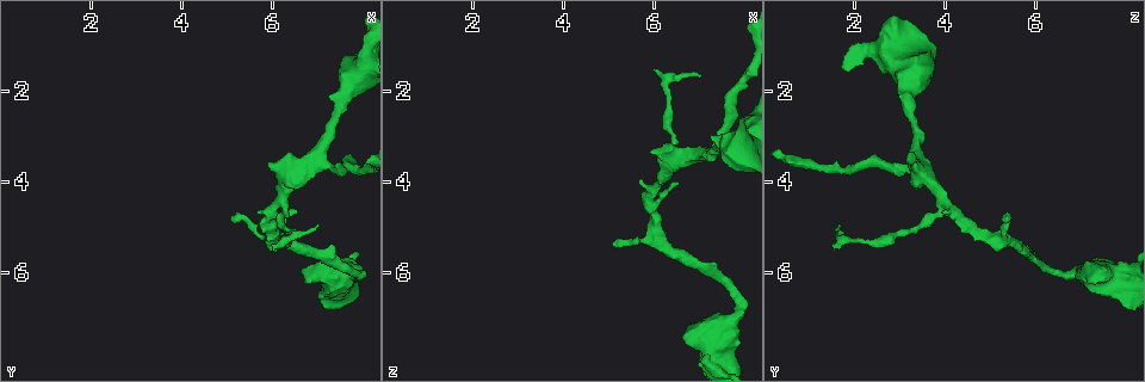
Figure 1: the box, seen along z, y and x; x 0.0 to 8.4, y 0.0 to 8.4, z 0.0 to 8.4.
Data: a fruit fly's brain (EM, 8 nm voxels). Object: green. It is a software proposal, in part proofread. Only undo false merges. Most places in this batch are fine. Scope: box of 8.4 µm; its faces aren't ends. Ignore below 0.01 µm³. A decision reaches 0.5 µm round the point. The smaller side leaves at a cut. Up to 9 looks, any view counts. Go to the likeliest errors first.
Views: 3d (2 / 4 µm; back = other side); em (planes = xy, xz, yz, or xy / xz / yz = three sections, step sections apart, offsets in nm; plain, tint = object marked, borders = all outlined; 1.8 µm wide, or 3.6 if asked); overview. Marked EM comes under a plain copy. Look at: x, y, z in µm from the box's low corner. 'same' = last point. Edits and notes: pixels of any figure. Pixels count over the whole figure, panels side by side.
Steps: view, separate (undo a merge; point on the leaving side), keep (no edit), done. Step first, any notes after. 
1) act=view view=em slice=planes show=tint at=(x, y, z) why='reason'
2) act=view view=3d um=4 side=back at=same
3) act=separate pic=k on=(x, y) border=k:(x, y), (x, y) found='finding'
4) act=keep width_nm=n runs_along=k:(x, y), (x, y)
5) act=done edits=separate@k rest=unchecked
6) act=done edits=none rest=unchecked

act=view view=em slice=planes show=tint at=(6.20, 4.45, 3.95)

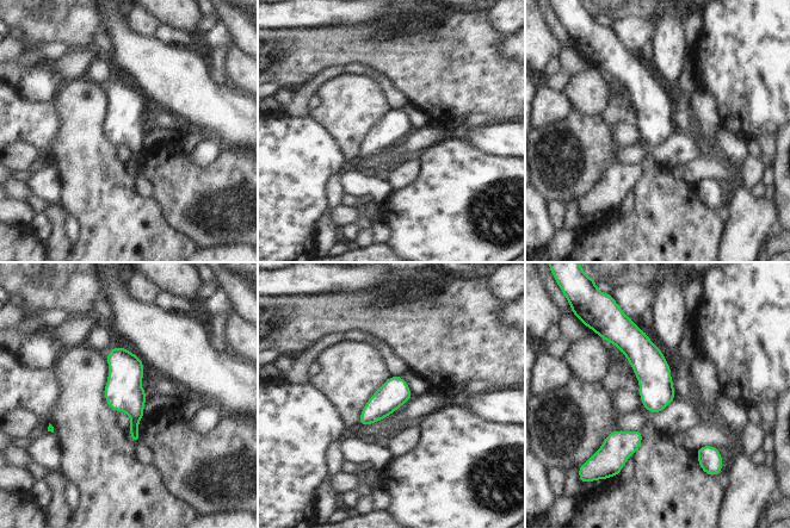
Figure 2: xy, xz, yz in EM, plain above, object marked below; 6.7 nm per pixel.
act=keep found='all the same neuron'

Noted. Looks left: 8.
act=view view=3d um=2 at=(6.25, 5.25, 1.80) why='abrupt turn'

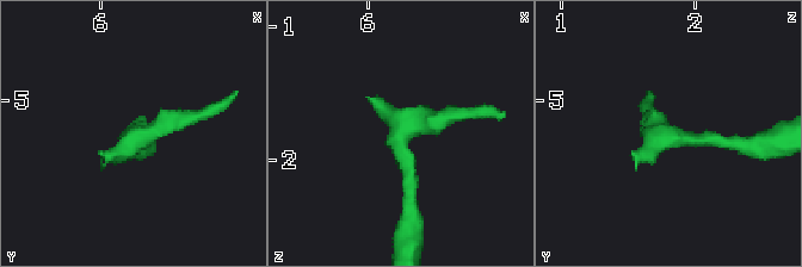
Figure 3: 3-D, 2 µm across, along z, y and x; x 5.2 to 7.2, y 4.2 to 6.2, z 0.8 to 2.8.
act=view view=em slice=planes show=tint at=(6.26, 5.30, 1.84) why='now the EM'

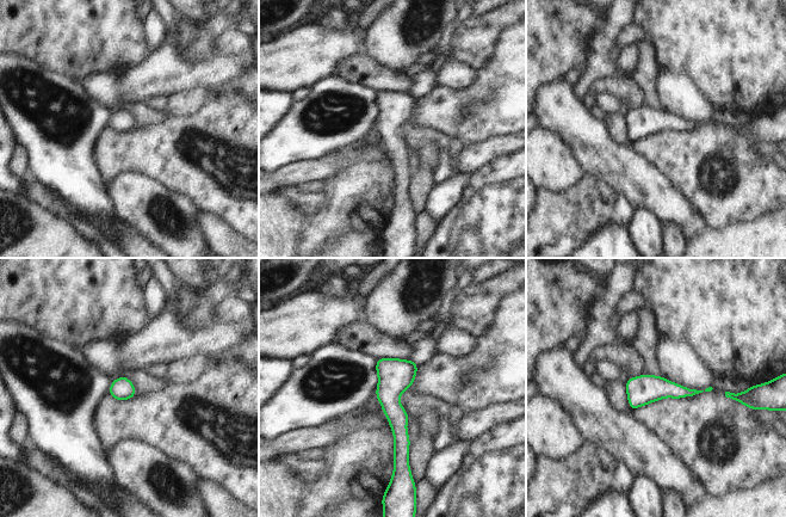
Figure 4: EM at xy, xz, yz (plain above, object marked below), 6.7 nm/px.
act=keep runs_along=4:(379, 361), (390, 371), (398, 463) found='one neuron here'

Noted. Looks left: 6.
act=view view=em um=3.6 slice=xz step=8 show=tint at=(7.65, 6.00, 7.20) why='abrupt turn'

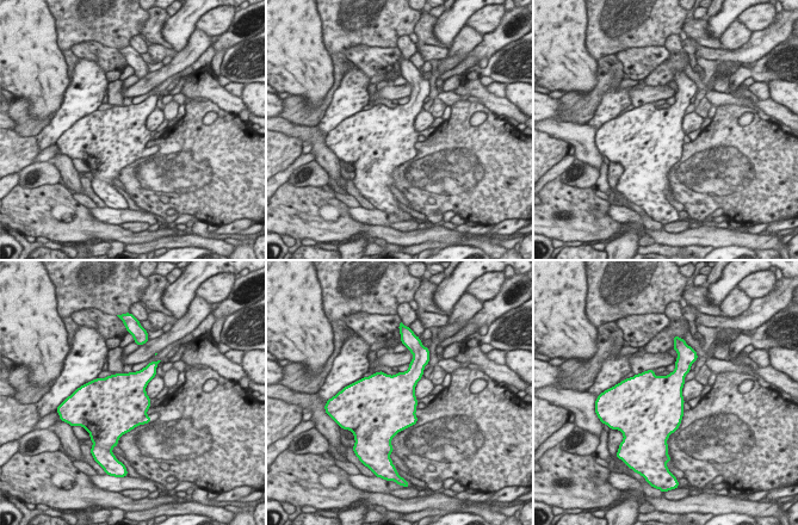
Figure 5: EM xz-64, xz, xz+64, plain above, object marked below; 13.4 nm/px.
act=view view=em um=3.6 slice=planes show=tint at=same

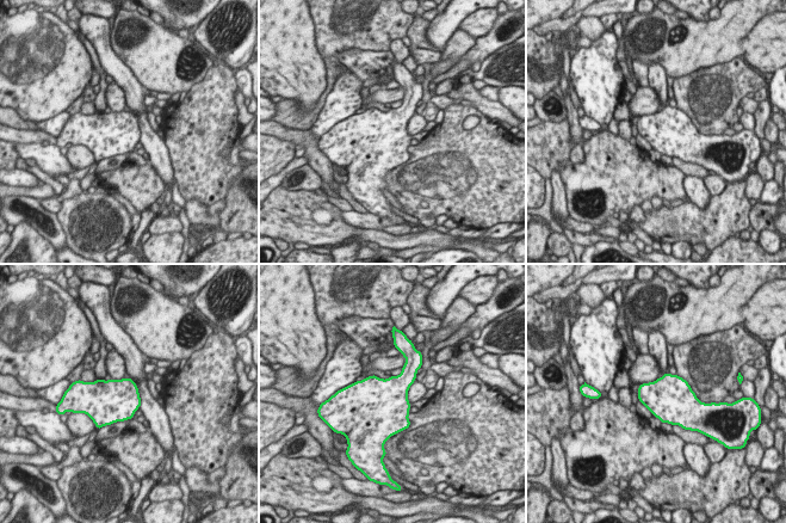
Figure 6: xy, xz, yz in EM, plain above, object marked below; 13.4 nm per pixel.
act=keep found='all the same neuron'

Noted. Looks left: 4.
act=view view=em um=3.6 slice=yz step=16 show=tint at=(7.55, 2.25, 3.20) why='sudden change in width'

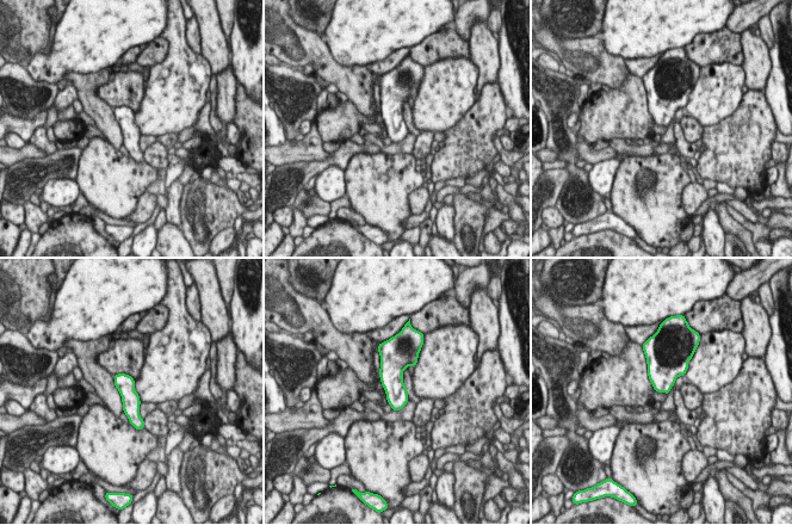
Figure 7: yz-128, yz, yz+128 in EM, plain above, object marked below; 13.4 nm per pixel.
act=view view=em um=3.6 slice=planes show=tint at=same why='cut it another way'

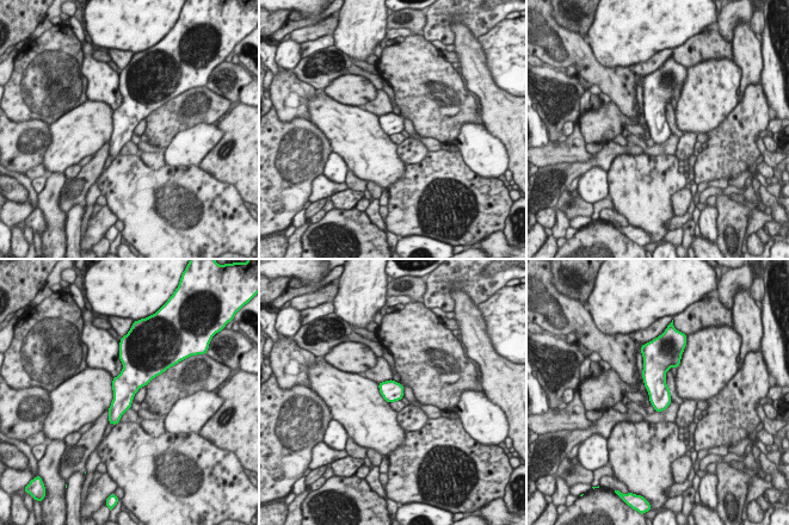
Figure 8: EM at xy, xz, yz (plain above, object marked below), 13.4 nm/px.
act=keep found='continuous, no second neuron'

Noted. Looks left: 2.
act=done edits=none rest=unchecked

